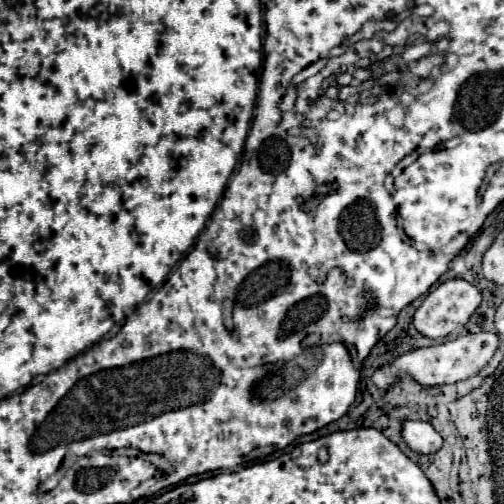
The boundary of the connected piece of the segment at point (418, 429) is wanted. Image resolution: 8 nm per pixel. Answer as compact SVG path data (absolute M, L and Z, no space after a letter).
M406 421L402 437L412 451L422 455L432 455L442 447L442 437L432 429L430 423L424 421Z

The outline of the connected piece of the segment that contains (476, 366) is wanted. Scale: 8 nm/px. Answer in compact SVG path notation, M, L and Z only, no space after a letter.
M482 331L482 333L466 333L466 335L458 335L452 341L446 341L442 345L434 345L434 347L424 347L424 349L416 349L410 351L406 355L400 355L392 365L380 367L374 375L372 381L380 387L386 389L388 385L392 385L398 379L398 373L408 373L412 375L418 383L422 385L442 385L442 383L456 383L462 379L468 379L472 375L478 375L494 357L496 349L500 345L500 339L496 333L490 331Z

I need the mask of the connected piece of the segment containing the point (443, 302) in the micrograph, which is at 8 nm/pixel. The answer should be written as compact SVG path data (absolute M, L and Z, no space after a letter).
M464 279L442 281L438 287L434 287L426 295L422 305L416 309L414 327L418 329L418 333L422 333L428 339L444 339L468 323L468 319L472 317L472 313L476 311L480 301L482 301L480 291L474 285L470 285L468 281L464 281Z

